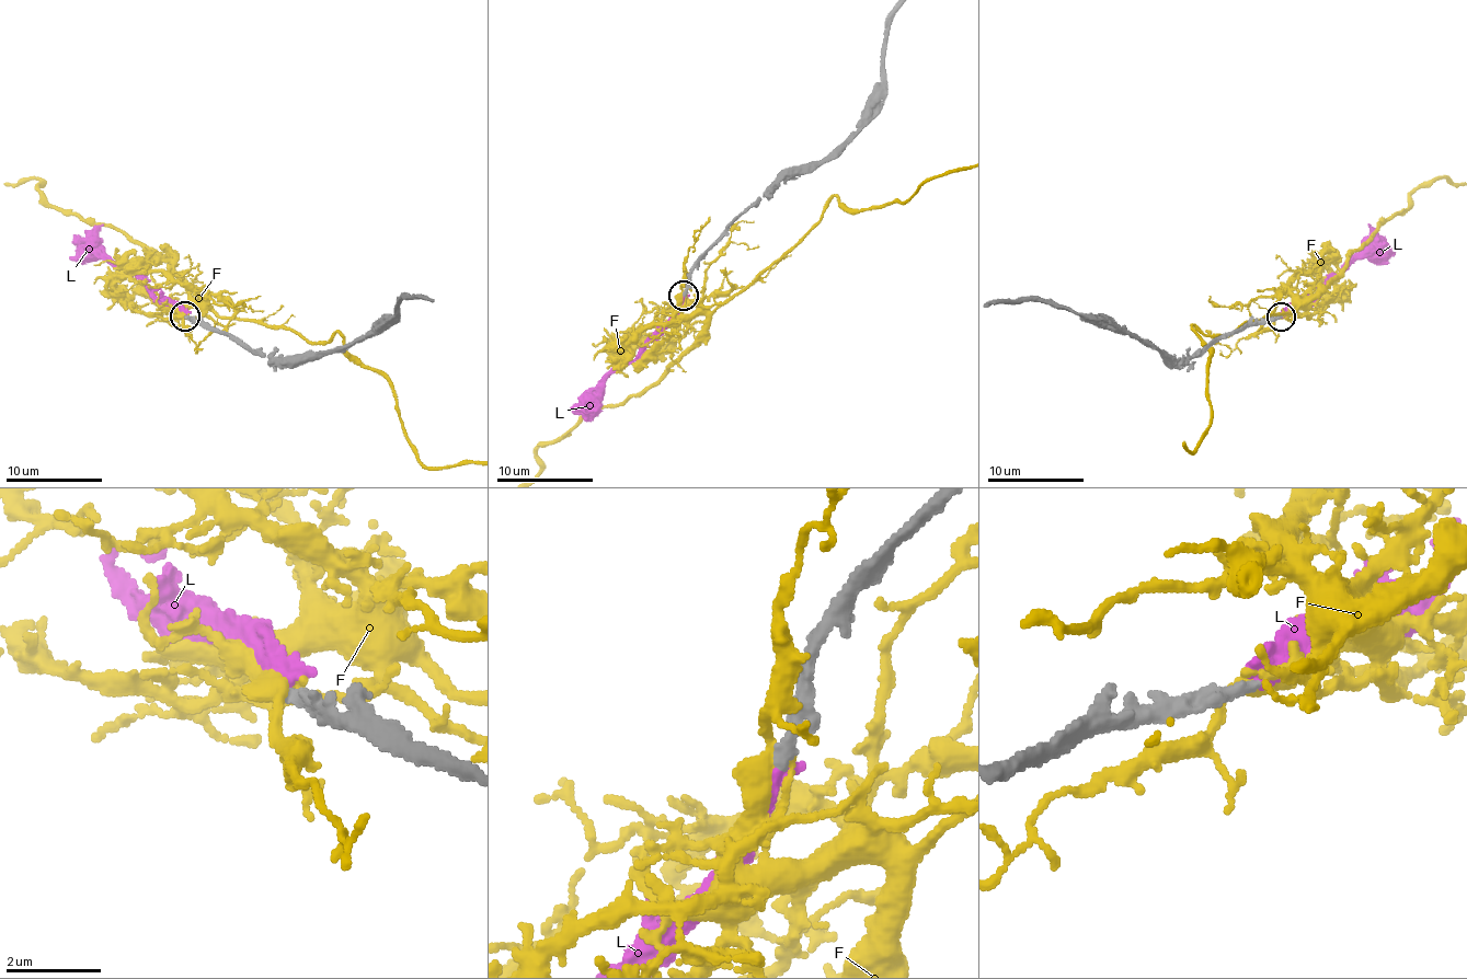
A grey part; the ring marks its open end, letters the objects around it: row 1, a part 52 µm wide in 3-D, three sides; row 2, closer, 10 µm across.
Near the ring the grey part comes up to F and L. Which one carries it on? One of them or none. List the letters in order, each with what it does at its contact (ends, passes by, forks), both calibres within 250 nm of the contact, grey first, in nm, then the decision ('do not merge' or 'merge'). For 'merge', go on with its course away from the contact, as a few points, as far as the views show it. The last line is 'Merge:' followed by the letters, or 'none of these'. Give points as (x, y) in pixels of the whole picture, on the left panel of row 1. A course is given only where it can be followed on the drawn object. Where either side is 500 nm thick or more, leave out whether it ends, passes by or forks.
F: it passes by; 300 nm thick on the grey side, 360 nm on the other; do not merge
L: it ends there; 280 nm thick on the grey side, 400 nm on the other; merge; it runs (185, 315), (105, 258), (83, 255)
Merge: L

